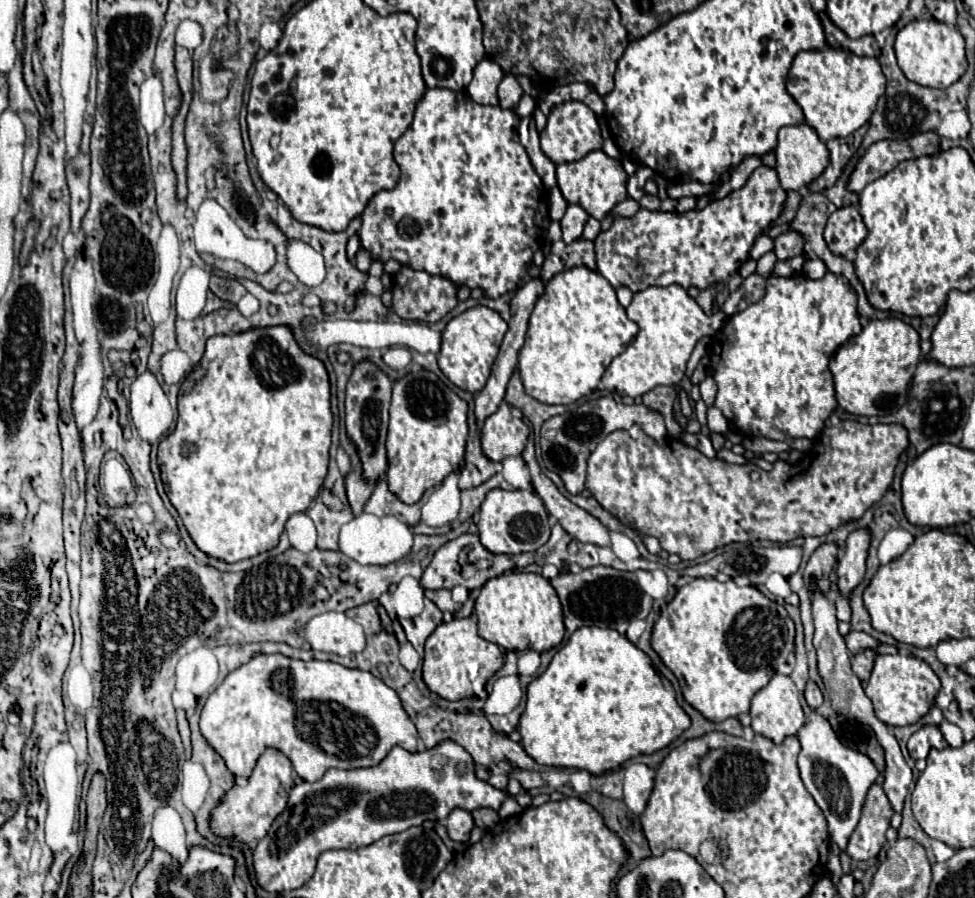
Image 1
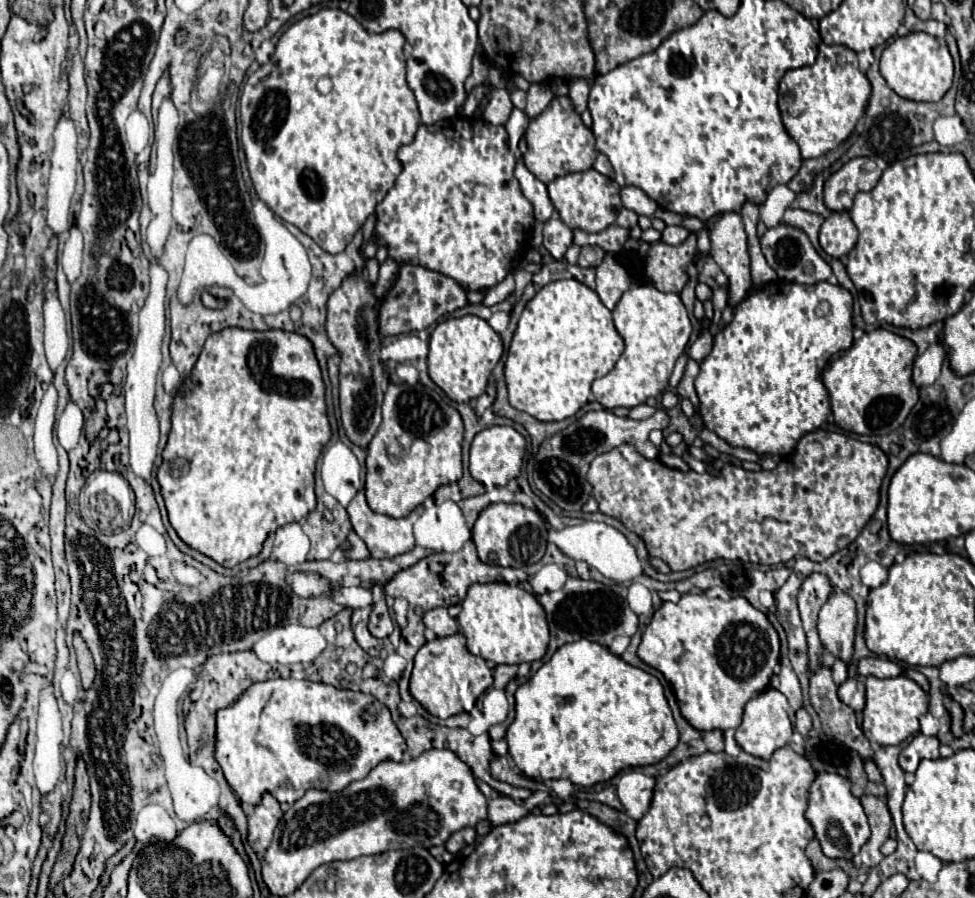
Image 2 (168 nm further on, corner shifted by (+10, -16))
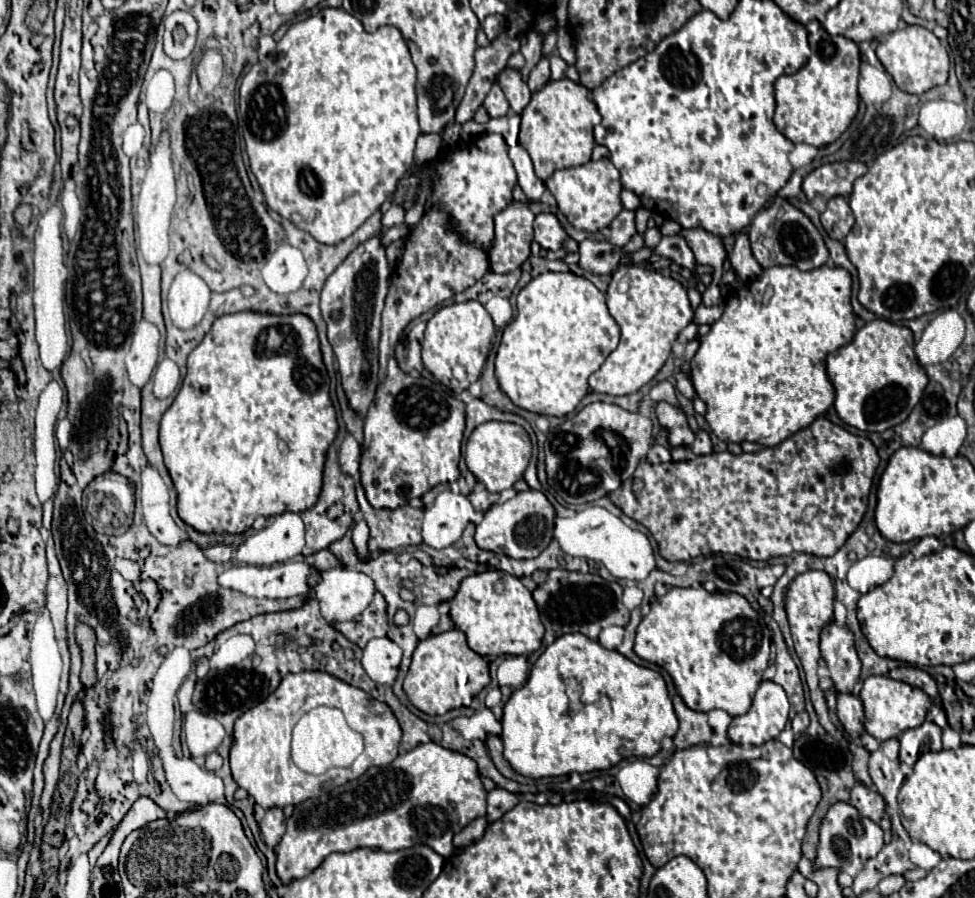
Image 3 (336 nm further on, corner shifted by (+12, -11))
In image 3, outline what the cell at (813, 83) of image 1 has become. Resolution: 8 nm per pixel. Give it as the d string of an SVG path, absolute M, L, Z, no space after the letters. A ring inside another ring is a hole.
M823 27L809 31L809 47L811 55L805 67L801 67L795 75L783 75L775 83L775 127L793 143L807 143L813 147L823 147L833 143L853 121L857 115L859 95L857 95L857 79L859 79L859 65L861 55L857 43L845 39L841 35L827 35Z

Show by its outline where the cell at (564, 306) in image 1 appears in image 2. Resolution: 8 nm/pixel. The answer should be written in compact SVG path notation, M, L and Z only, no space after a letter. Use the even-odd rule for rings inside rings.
M577 280L551 282L529 300L513 334L505 362L509 402L541 422L575 416L591 398L591 382L605 376L623 350L611 310L603 306L595 290Z

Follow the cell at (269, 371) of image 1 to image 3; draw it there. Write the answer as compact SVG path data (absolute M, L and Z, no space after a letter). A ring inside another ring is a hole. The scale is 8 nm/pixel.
M239 311L235 315L223 315L215 319L211 331L205 339L193 349L187 359L187 375L183 385L173 401L173 405L165 411L161 419L159 441L165 457L165 465L171 473L171 479L177 489L177 511L179 517L201 533L243 533L247 531L257 517L281 515L285 511L301 513L311 509L323 487L323 463L327 459L327 449L337 437L337 413L333 401L329 397L329 375L323 363L323 355L319 349L319 337L315 331L315 323L307 319L307 315L259 315L259 311Z

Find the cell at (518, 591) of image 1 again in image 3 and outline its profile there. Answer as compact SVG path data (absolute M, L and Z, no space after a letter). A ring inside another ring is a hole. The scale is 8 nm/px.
M493 569L485 573L469 575L461 581L455 597L449 601L451 619L457 629L467 635L469 647L483 657L497 655L529 655L541 647L541 637L545 633L539 619L537 605L531 593L525 589L521 579ZM497 581L503 583L503 591L497 593Z

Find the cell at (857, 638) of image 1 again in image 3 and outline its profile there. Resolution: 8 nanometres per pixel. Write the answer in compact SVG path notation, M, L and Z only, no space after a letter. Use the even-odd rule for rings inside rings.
M899 667L899 669L893 669L889 673L889 677L897 679L897 681L903 681L907 685L913 685L913 687L923 689L929 695L929 699L933 701L933 705L939 705L941 707L941 697L939 697L937 685L935 685L935 681L925 671L921 671L917 667Z

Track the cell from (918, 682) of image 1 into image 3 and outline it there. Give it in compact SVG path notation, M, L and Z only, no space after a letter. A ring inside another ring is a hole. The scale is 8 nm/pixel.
M875 675L863 681L859 699L865 709L865 729L877 741L887 741L891 737L901 735L907 729L919 727L925 721L925 715L931 707L929 697L921 689L911 687L903 681L895 681L891 677L875 677Z

